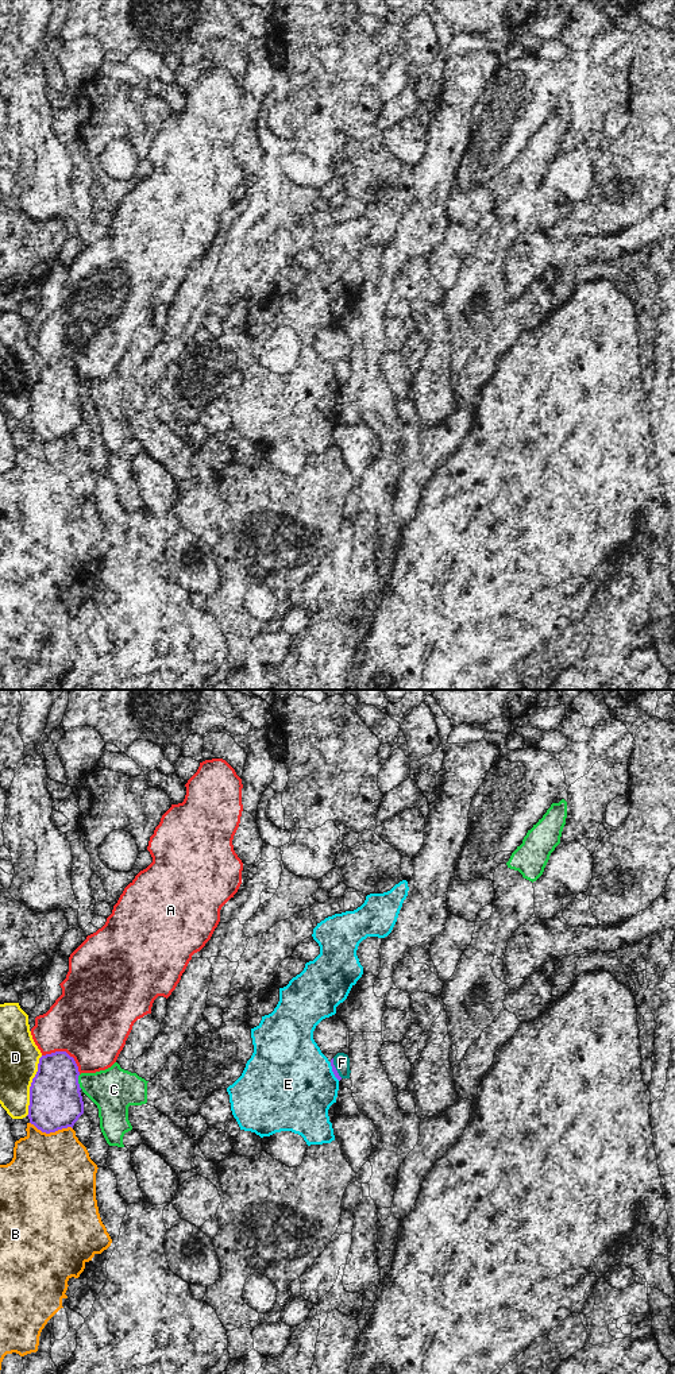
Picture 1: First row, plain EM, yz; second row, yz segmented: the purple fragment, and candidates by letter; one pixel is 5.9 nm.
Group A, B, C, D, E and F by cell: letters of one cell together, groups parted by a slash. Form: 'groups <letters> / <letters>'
groups A / B / C / D / E / F

